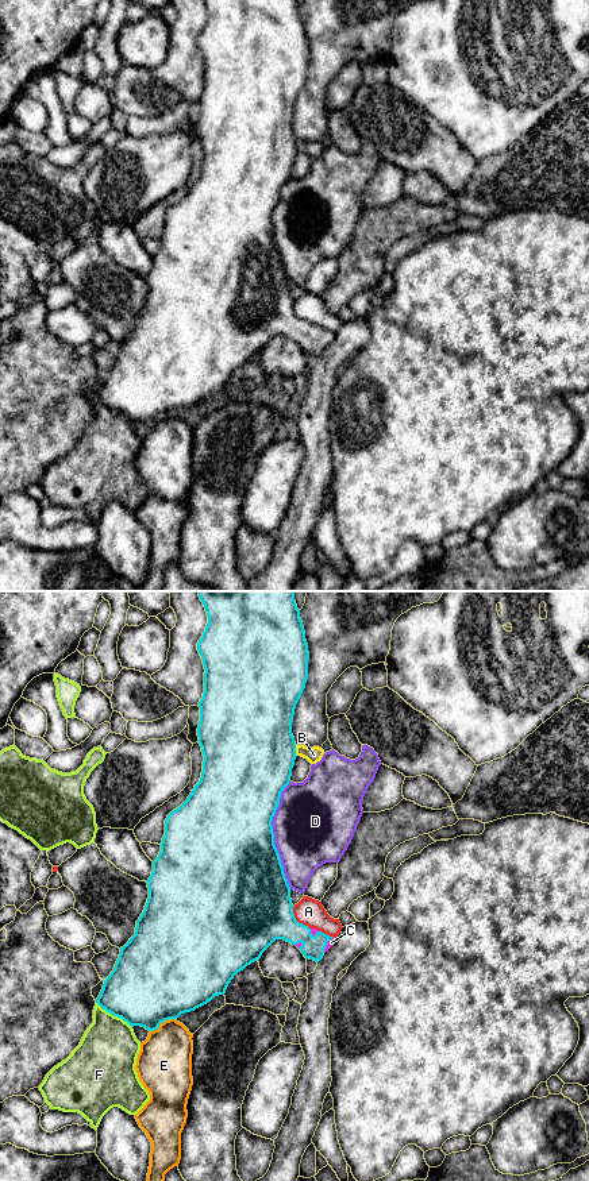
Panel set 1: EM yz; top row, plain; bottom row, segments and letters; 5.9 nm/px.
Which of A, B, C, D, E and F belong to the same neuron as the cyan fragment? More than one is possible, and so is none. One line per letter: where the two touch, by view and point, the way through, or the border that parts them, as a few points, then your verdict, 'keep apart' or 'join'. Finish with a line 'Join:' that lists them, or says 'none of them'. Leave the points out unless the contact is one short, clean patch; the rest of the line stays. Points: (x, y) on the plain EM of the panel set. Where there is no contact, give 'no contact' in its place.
A: yz (295, 315) | keep apart
B: yz (295, 146) | keep apart
C: yz (326, 340) | across yz (288, 324), (314, 339), (326, 340), (331, 338) | join
D: yz (273, 230) | keep apart
E: yz (162, 417) | keep apart
F: yz (114, 410) | keep apart
Join: C

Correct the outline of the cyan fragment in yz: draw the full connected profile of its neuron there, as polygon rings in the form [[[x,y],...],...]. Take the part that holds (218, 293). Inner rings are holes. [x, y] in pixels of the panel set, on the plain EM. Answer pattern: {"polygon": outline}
{"polygon": [[[204,0],[208,19],[197,38],[197,46],[204,59],[204,88],[199,97],[200,116],[197,123],[199,139],[204,151],[200,177],[195,181],[188,194],[173,205],[165,216],[165,231],[161,247],[153,256],[153,267],[149,273],[149,293],[143,308],[136,316],[135,329],[120,343],[119,354],[111,370],[104,375],[103,385],[96,398],[122,413],[131,422],[140,421],[149,427],[158,425],[159,420],[169,414],[177,414],[181,409],[195,406],[207,400],[215,391],[224,390],[234,371],[247,360],[261,354],[262,348],[276,336],[284,335],[296,340],[305,354],[319,358],[324,348],[335,339],[335,333],[316,324],[299,319],[293,309],[290,282],[284,269],[278,246],[274,240],[272,216],[280,200],[281,188],[289,180],[294,161],[296,138],[292,130],[292,117],[296,100],[305,84],[308,74],[308,39],[300,5],[297,0]]]}

